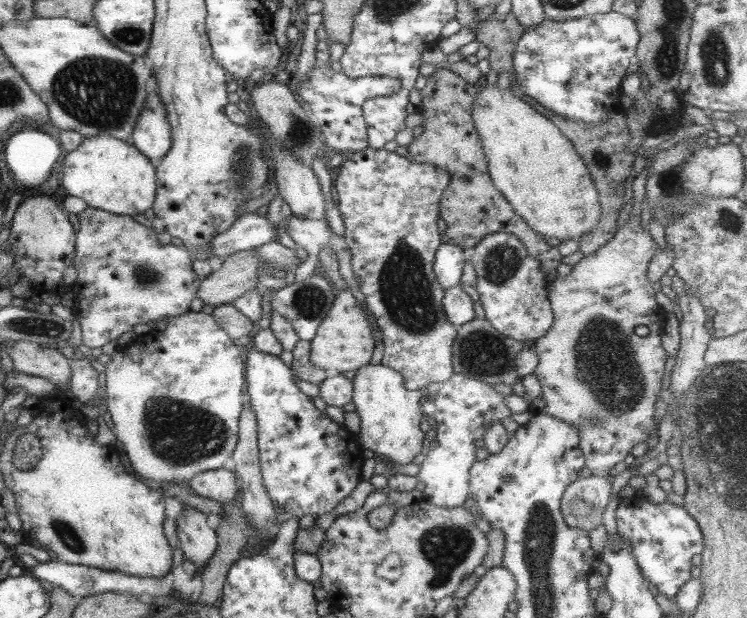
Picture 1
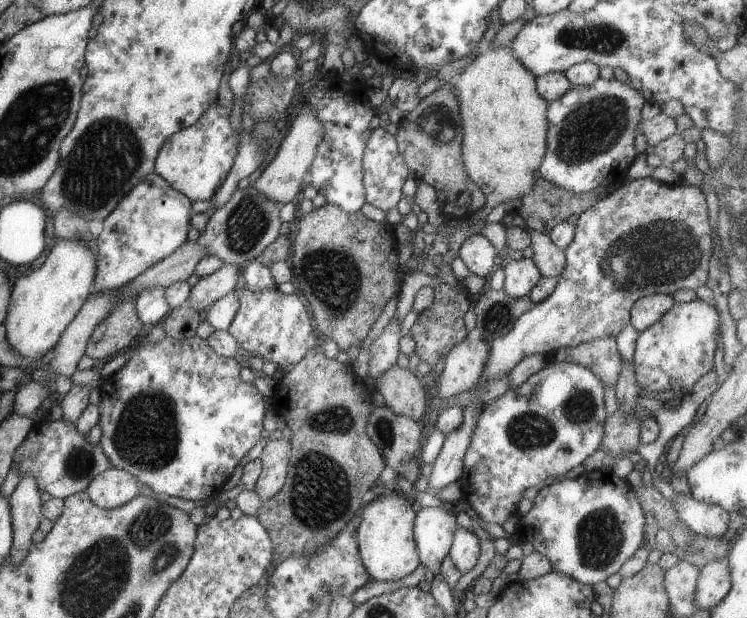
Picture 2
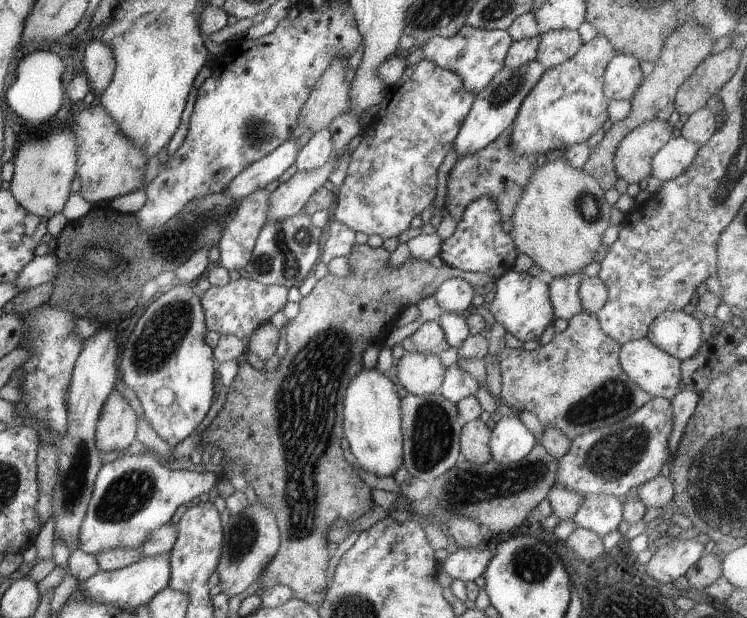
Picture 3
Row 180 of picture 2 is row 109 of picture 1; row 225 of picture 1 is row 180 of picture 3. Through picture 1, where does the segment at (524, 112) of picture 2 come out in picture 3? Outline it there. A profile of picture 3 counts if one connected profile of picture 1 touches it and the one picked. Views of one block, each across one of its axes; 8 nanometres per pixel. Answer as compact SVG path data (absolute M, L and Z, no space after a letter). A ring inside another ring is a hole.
M561 154L550 155L543 166L539 166L527 180L517 204L513 209L511 222L513 228L509 235L518 252L531 258L533 265L550 274L551 278L573 276L583 270L593 260L601 245L601 236L609 223L609 205L603 197L604 190L599 188L595 178L581 169L571 168L567 160L561 160Z

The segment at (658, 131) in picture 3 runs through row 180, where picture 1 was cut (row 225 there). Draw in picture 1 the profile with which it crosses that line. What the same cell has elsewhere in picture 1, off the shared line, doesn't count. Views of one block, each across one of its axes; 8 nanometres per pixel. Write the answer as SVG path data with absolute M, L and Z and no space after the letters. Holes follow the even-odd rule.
M629 215L629 221L627 221L623 227L616 229L613 238L607 241L605 246L602 246L601 249L597 249L591 256L580 259L579 262L571 268L571 273L569 273L568 276L555 276L555 280L553 280L549 289L548 300L553 314L553 324L551 328L547 330L547 334L541 336L541 338L534 343L533 351L536 354L537 362L532 374L537 378L541 390L540 395L545 403L543 413L559 421L571 423L580 430L578 447L584 456L584 467L587 468L593 476L610 474L612 472L612 466L615 466L617 462L621 462L631 448L633 448L633 445L639 444L640 442L646 444L648 433L652 430L653 425L656 424L654 415L657 407L661 405L660 398L658 397L660 391L659 385L661 376L663 376L663 368L665 368L665 359L667 358L660 342L660 322L665 319L668 314L661 310L656 304L654 296L657 288L651 287L651 283L647 281L645 274L647 274L647 266L651 261L651 257L654 256L657 250L659 250L658 246L655 244L655 241L651 239L648 231L643 231L641 225L639 225L639 216ZM636 326L647 327L649 334L647 334L647 336L637 336L634 332Z

